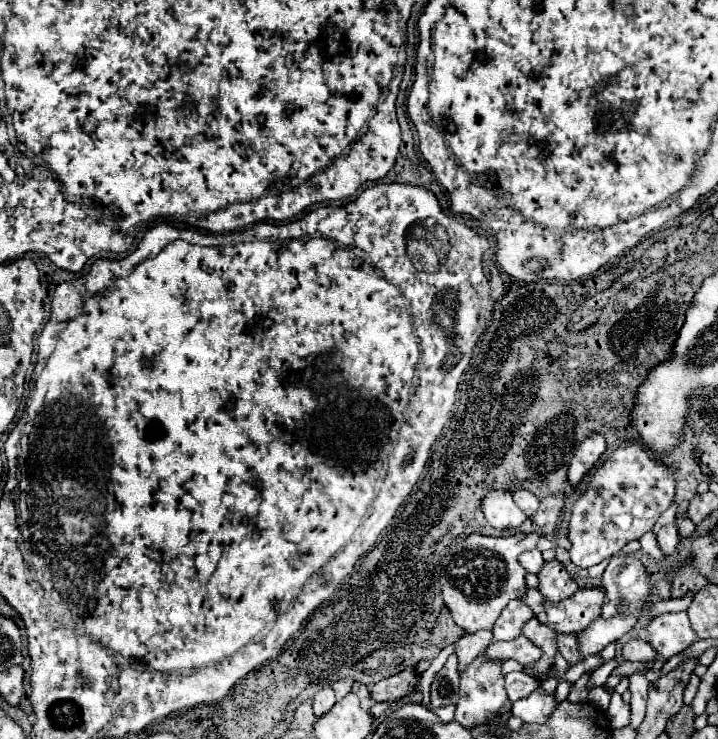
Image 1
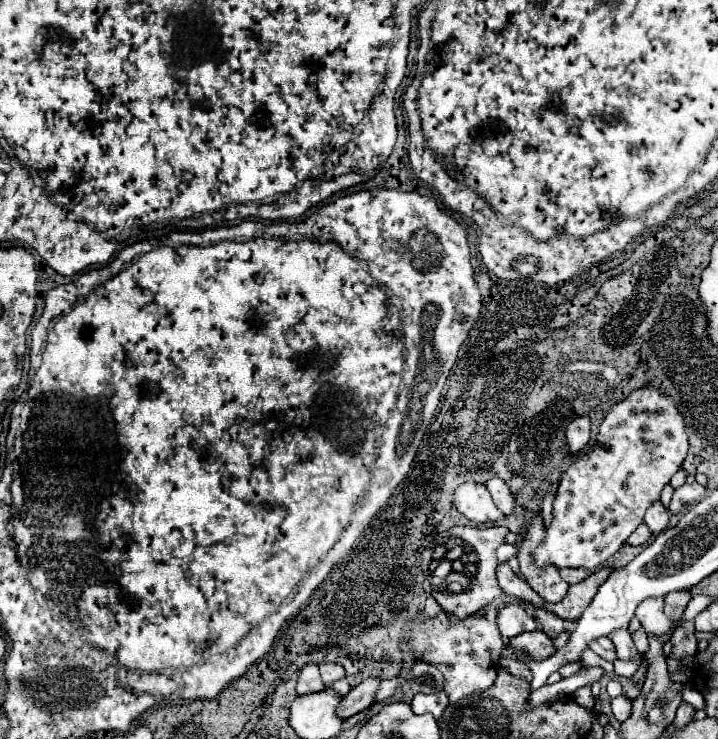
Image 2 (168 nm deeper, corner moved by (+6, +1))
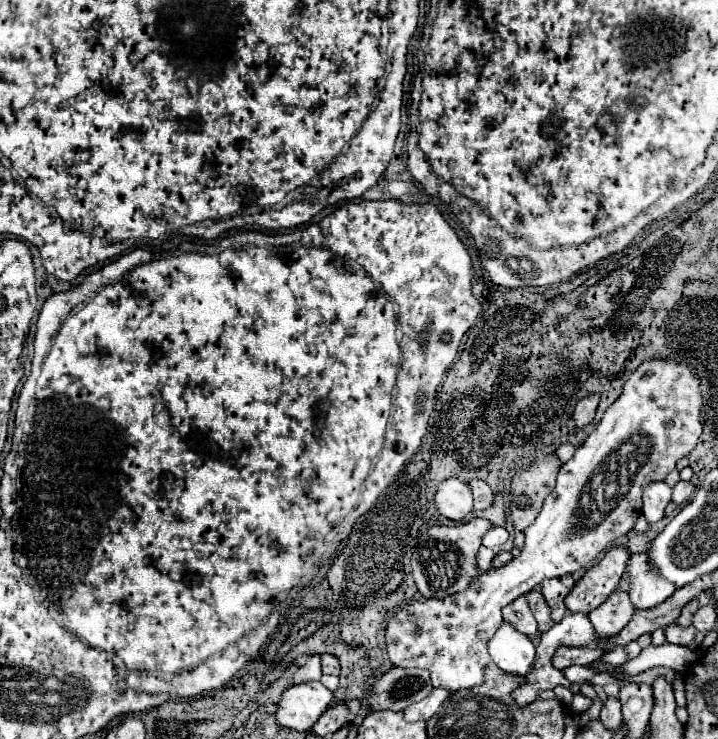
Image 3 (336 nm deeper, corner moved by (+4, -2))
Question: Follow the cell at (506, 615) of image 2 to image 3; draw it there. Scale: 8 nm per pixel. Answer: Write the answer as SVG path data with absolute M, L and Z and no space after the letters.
M518 597L518 599L514 599L514 603L506 605L502 609L502 617L506 619L506 623L510 621L510 625L516 627L516 631L520 631L528 637L534 637L538 633L538 623L526 603L526 597Z

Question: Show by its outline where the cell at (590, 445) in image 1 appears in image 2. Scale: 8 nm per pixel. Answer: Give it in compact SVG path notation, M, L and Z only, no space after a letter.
M578 416L576 420L572 420L572 424L568 424L568 430L566 430L566 440L568 440L570 452L582 450L590 440L590 418Z

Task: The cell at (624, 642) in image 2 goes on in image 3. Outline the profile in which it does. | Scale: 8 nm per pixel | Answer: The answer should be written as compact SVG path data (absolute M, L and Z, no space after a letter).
M614 593L594 611L588 613L590 621L594 623L594 629L598 629L598 637L602 641L614 639L632 619L634 609L632 603L626 595L626 599L622 599L622 603L614 603Z

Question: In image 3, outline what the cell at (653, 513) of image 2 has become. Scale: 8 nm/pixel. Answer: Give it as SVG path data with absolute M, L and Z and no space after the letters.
M664 481L646 487L642 513L648 523L658 523L664 517L664 509L670 503L670 497L672 497L672 487L668 487Z

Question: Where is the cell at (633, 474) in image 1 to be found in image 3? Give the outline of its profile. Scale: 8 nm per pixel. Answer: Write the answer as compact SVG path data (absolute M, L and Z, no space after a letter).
M652 359L652 361L646 361L642 363L634 375L630 375L630 379L624 383L624 389L622 389L622 395L618 397L618 401L614 401L614 405L610 405L602 417L602 421L596 425L596 429L590 433L590 437L576 449L574 457L562 465L562 469L558 471L558 481L556 481L556 487L554 491L546 497L544 501L544 507L538 515L538 519L526 529L526 545L524 549L520 551L518 557L514 557L506 567L500 567L500 569L488 569L484 571L466 591L458 593L458 595L450 595L446 597L444 601L438 601L438 599L428 599L424 603L408 603L404 609L398 609L396 615L388 621L388 627L386 627L386 649L388 649L388 657L390 661L396 665L396 667L420 667L420 669L428 669L430 675L432 675L432 683L434 687L442 687L442 689L448 689L448 691L460 691L460 689L470 689L470 687L476 687L476 685L482 685L484 683L484 671L488 667L488 663L492 661L490 659L490 653L488 653L488 641L490 637L494 635L494 631L498 631L498 627L504 623L502 615L500 615L500 609L506 607L508 603L512 603L516 597L520 595L526 595L528 591L532 591L534 587L538 587L544 579L550 579L550 577L562 577L566 573L576 573L580 569L584 569L590 561L594 561L602 551L606 551L608 547L612 547L620 537L624 537L628 531L632 531L636 519L640 517L642 513L642 493L644 489L654 483L654 481L664 481L666 475L670 471L676 469L676 463L686 457L698 443L700 435L702 435L702 421L700 421L700 407L702 407L702 399L700 399L700 379L692 375L692 371L684 365L684 363L666 363L662 359Z

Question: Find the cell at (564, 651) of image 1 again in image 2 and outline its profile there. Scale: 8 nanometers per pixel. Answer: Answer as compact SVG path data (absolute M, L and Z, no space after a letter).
M534 608L534 618L540 622L542 632L548 638L556 638L560 632L564 632L564 620L560 620L554 612L548 612L544 608Z

